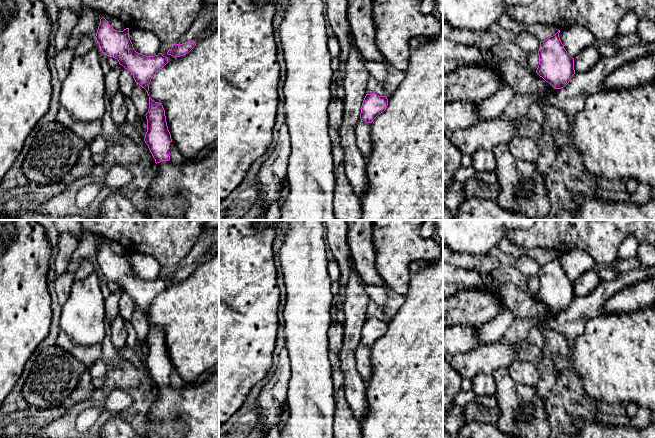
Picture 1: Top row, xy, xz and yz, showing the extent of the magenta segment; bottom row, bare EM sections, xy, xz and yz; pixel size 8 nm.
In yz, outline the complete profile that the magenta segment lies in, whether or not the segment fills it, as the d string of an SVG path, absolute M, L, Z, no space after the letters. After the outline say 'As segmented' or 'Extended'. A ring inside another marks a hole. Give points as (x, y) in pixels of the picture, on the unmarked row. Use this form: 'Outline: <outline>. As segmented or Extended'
Outline: M560 254L540 265L539 289L536 294L536 297L555 313L565 311L575 298L574 282L565 274L559 257Z. As segmented

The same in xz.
Outline: M366 318L361 330L360 343L372 347L379 338L386 334L387 330L388 323L386 320Z. As segmented

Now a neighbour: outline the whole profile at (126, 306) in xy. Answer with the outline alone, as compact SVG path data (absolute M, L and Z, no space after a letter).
M123 293L119 301L119 316L124 320L129 320L135 309L133 299L127 293Z

